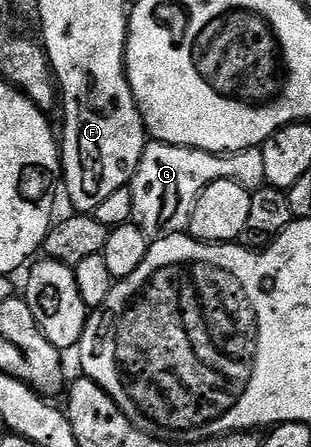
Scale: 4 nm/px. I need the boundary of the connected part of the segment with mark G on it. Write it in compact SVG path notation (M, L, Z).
M150 140L131 182L132 224L139 226L150 239L184 234L189 228L191 211L195 211L195 203L206 187L216 181L234 181L250 191L260 189L265 185L263 170L263 151L260 147L218 155L202 149L189 149L185 145Z

